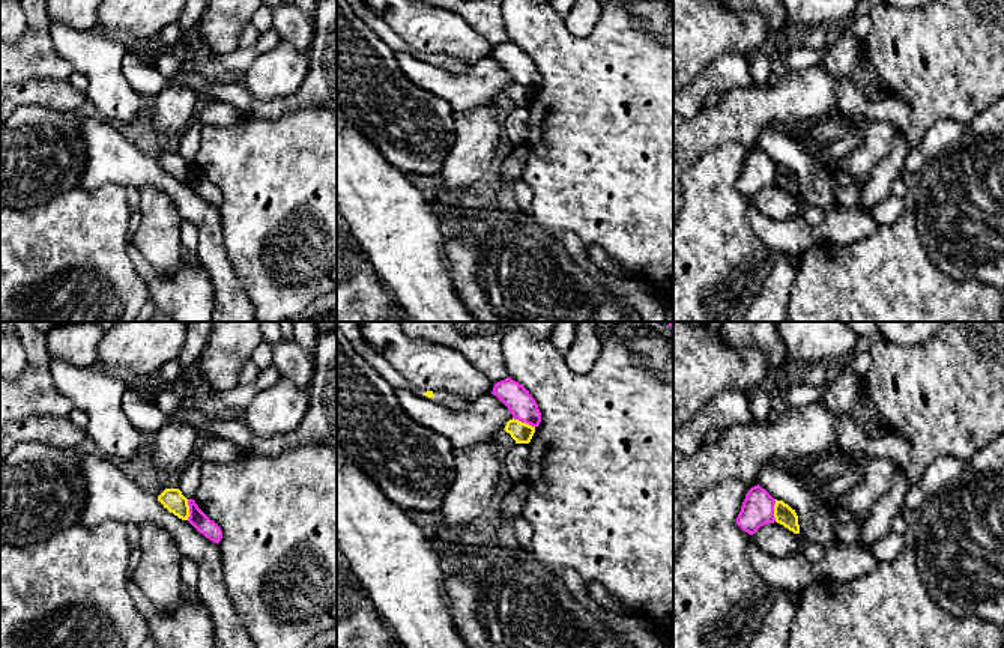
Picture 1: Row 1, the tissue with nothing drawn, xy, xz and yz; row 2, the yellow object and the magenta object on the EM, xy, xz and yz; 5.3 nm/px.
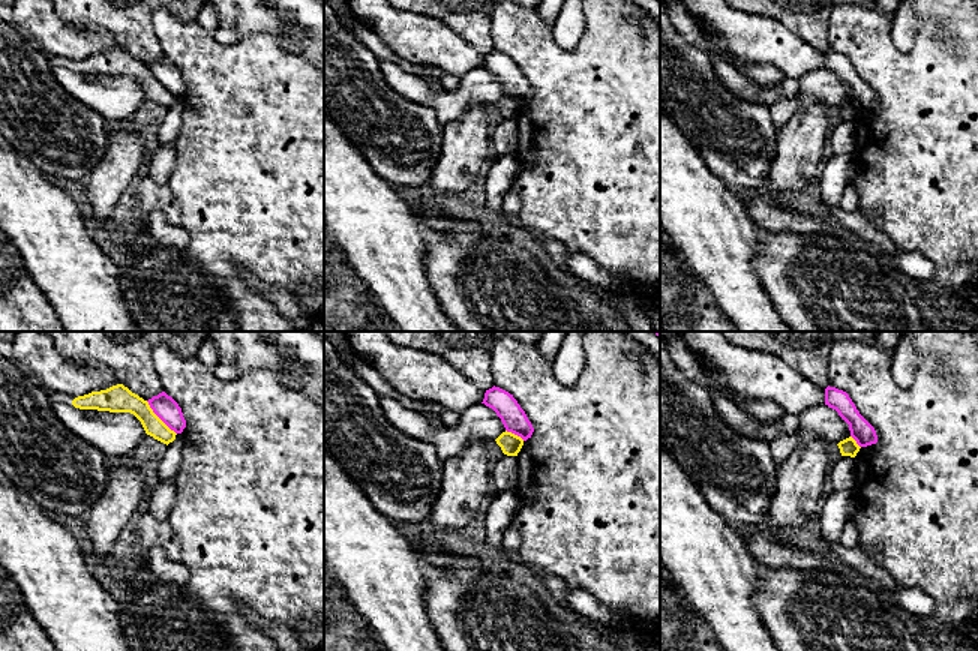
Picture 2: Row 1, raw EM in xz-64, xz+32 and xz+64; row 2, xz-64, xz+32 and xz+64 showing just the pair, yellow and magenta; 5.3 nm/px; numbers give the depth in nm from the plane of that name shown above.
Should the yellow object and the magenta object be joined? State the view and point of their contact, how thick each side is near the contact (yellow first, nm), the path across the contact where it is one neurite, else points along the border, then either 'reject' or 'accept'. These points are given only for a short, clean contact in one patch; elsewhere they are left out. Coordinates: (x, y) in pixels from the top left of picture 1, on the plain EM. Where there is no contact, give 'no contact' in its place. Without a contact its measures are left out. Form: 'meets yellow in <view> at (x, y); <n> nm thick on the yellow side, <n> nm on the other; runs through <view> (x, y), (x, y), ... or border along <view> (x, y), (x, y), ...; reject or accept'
meets yellow in xz at (523, 86); 110 nm thick on the yellow side, 150 nm on the other; border along xz (513, 80), (534, 90); reject

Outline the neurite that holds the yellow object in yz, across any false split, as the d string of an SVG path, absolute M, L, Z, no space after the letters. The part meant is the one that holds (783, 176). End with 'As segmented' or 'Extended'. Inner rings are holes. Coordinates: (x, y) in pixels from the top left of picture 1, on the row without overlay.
M776 162L774 180L776 180L777 186L783 188L794 197L800 197L798 179L797 179L795 173L792 173L783 164Z. As segmented

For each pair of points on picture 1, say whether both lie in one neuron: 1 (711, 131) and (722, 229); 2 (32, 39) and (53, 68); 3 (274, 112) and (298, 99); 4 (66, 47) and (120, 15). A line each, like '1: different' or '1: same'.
1: different
2: same
3: same
4: different

